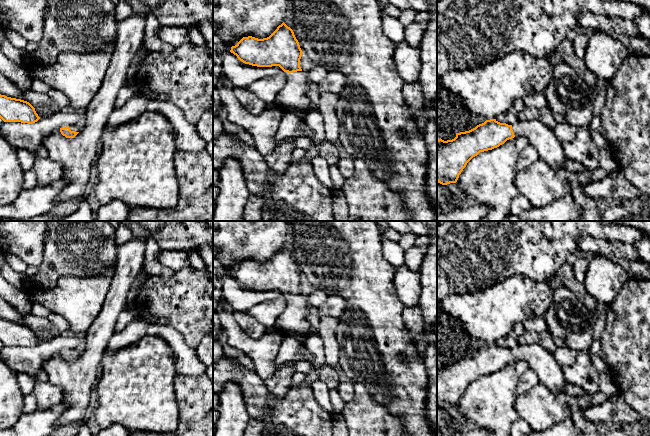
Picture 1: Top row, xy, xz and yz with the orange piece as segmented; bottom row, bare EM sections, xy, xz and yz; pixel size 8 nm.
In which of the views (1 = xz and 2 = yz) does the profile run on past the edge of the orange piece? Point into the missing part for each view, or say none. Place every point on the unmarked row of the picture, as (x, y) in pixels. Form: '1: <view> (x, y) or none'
1: xz (294, 319)
2: yz (542, 362)

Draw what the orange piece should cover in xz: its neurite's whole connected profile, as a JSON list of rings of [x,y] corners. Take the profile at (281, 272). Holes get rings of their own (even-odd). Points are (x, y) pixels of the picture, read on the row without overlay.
[[[284,246],[267,262],[243,261],[231,271],[230,276],[245,288],[279,290],[289,297],[285,311],[279,315],[274,326],[284,336],[286,332],[306,334],[312,328],[307,320],[311,308],[300,291],[303,276],[293,254]]]

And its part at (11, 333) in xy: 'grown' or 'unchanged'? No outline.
unchanged

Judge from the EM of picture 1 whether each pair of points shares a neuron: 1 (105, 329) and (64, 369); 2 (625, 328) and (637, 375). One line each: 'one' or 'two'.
1: one
2: one

